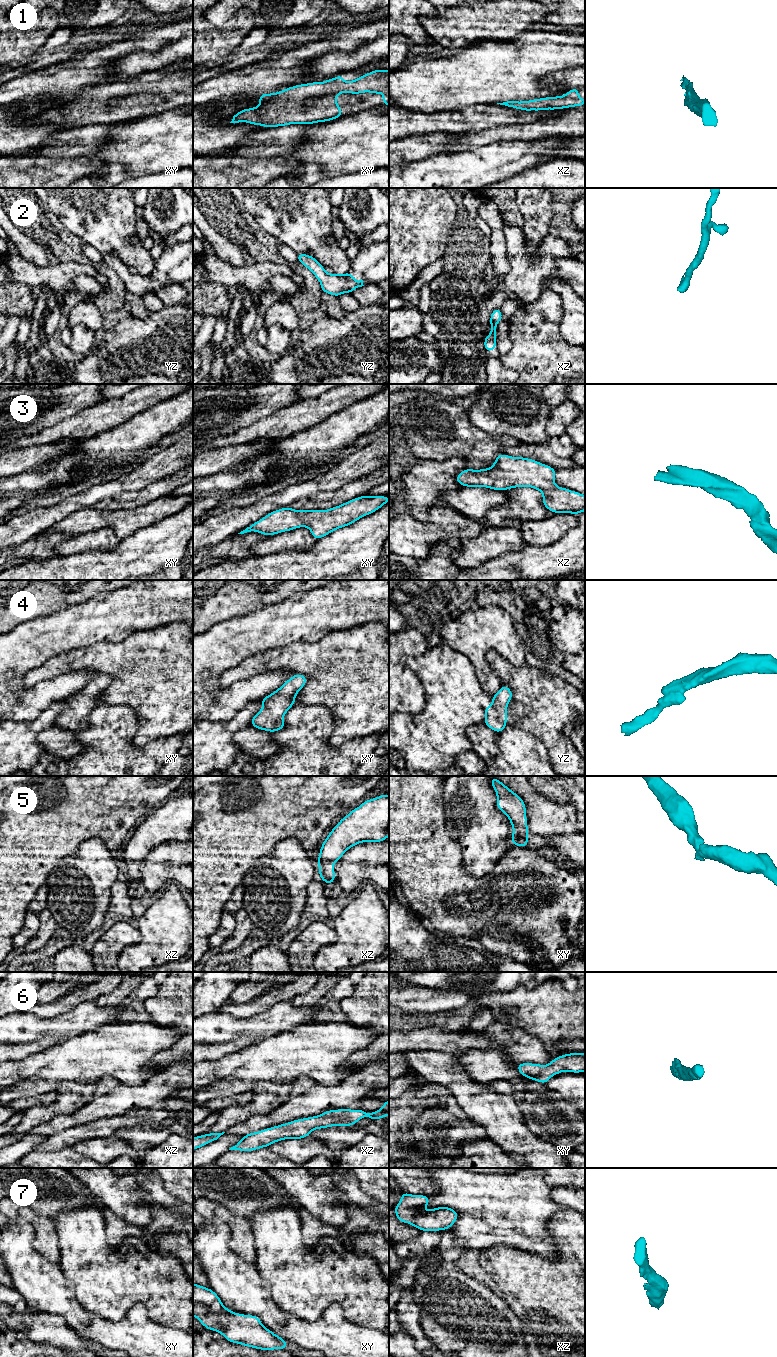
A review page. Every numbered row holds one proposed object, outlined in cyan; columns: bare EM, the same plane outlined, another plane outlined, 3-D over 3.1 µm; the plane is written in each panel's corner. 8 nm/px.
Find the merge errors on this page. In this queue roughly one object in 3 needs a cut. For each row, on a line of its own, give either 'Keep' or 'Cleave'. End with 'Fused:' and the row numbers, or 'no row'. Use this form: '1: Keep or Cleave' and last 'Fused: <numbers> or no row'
1: Keep
2: Keep
3: Keep
4: Keep
5: Keep
6: Keep
7: Keep
Fused: no row

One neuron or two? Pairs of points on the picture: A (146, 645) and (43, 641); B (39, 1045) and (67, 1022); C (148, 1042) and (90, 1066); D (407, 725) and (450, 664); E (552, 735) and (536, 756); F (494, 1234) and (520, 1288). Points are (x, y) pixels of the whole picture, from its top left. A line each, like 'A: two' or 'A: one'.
A: two
B: two
C: one
D: one
E: two
F: two

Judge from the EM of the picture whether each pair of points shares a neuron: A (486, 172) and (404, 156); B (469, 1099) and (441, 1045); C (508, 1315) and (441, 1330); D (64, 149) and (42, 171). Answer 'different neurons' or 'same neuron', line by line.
A: different neurons
B: different neurons
C: same neuron
D: different neurons

